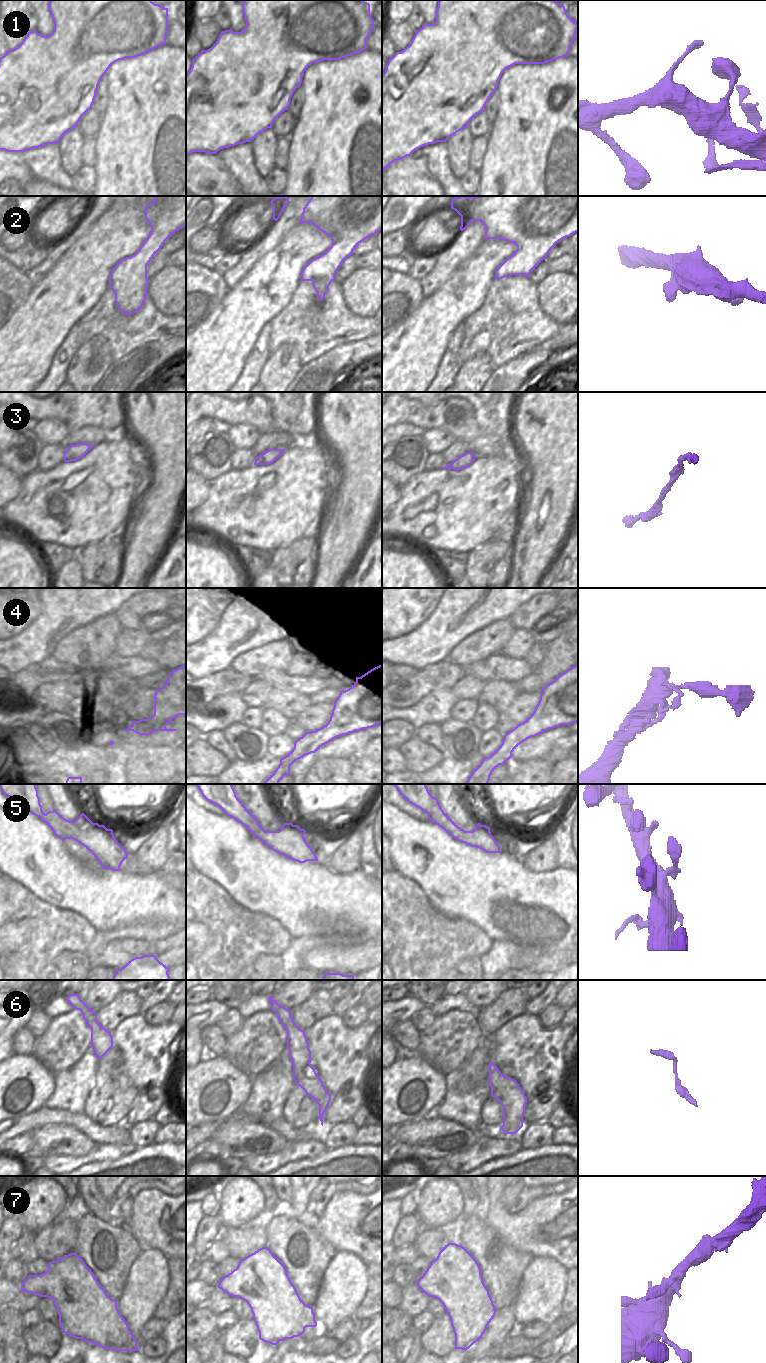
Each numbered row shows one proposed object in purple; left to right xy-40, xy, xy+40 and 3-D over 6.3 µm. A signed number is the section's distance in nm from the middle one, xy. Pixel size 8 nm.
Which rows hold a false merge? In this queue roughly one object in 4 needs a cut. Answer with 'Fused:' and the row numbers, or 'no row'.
Fused: no row.

